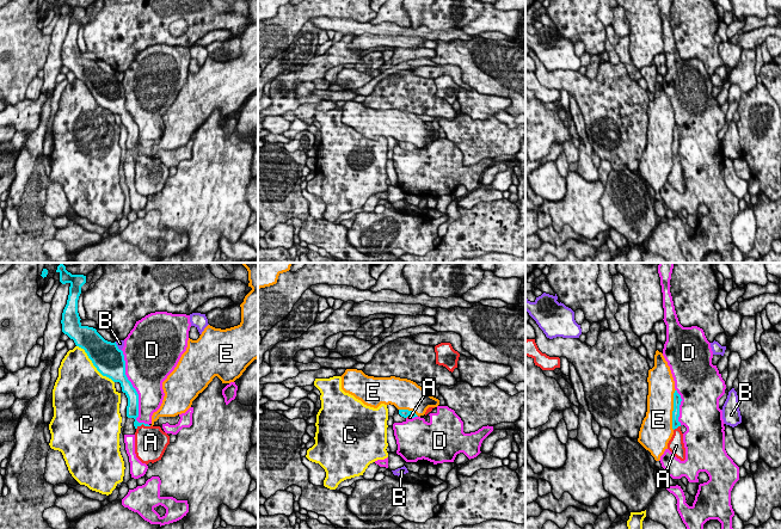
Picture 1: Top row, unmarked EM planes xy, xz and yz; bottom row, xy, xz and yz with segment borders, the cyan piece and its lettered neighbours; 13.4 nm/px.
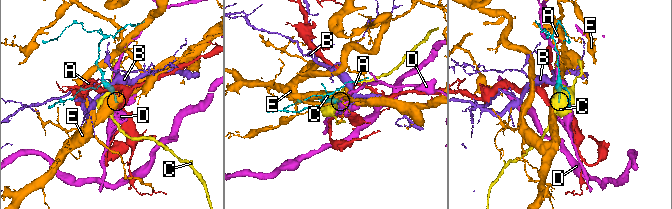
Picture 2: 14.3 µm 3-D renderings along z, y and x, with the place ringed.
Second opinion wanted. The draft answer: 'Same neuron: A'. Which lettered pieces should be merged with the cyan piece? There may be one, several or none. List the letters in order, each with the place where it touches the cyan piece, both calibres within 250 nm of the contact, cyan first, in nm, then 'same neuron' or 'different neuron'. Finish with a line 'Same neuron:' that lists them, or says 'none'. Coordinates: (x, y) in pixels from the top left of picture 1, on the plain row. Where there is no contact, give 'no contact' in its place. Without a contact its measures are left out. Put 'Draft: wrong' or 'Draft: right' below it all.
A: xy (143, 157) | 160/420 nm | same neuron
B: xy (117, 79) | 400/100 nm | different neuron
C: xy (93, 97) | 400/500 nm | different neuron
D: xy (135, 123) | 160/440 nm | different neuron
E: yz (674, 142) | 100/360 nm | different neuron
Same neuron: A
Draft: right

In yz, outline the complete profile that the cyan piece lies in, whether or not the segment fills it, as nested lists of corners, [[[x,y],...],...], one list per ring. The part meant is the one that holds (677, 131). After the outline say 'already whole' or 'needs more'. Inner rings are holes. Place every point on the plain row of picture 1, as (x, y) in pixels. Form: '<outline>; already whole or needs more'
[[[675,123],[674,125],[674,143],[672,143],[672,161],[674,167],[668,176],[668,182],[681,193],[685,192],[685,180],[683,176],[683,166],[681,164],[681,155],[678,154],[679,149],[679,137],[681,128]]]; needs more

